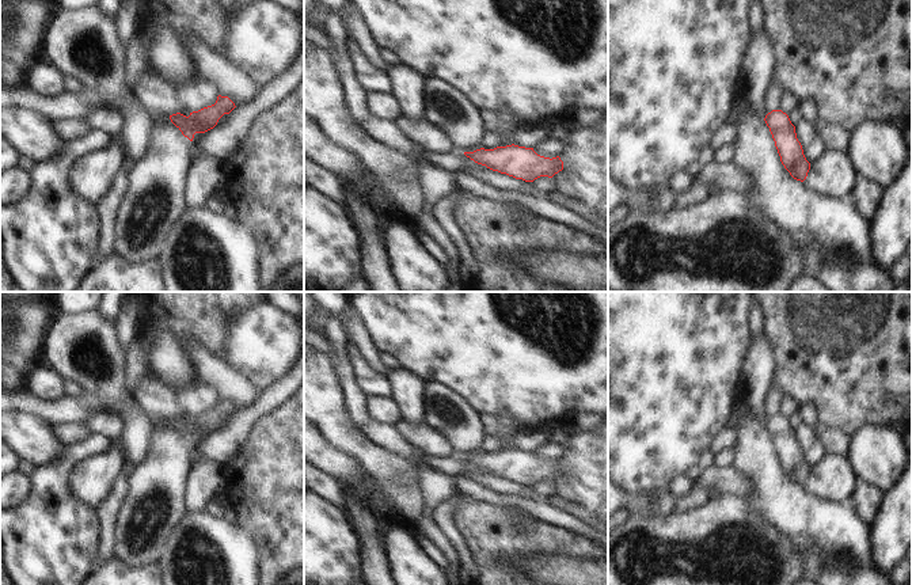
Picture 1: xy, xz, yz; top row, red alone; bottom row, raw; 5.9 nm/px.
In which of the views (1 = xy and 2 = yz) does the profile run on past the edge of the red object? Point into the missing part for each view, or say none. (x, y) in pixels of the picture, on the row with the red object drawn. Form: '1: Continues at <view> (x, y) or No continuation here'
1: No continuation here
2: No continuation here

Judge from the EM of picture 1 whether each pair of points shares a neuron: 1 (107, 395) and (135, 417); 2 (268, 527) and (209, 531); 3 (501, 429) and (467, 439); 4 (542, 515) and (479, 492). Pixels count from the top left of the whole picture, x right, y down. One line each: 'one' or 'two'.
1: one
2: two
3: two
4: one

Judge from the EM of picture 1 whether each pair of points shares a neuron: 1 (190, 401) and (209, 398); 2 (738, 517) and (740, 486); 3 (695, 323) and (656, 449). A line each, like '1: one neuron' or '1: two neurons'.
1: one neuron
2: two neurons
3: one neuron

